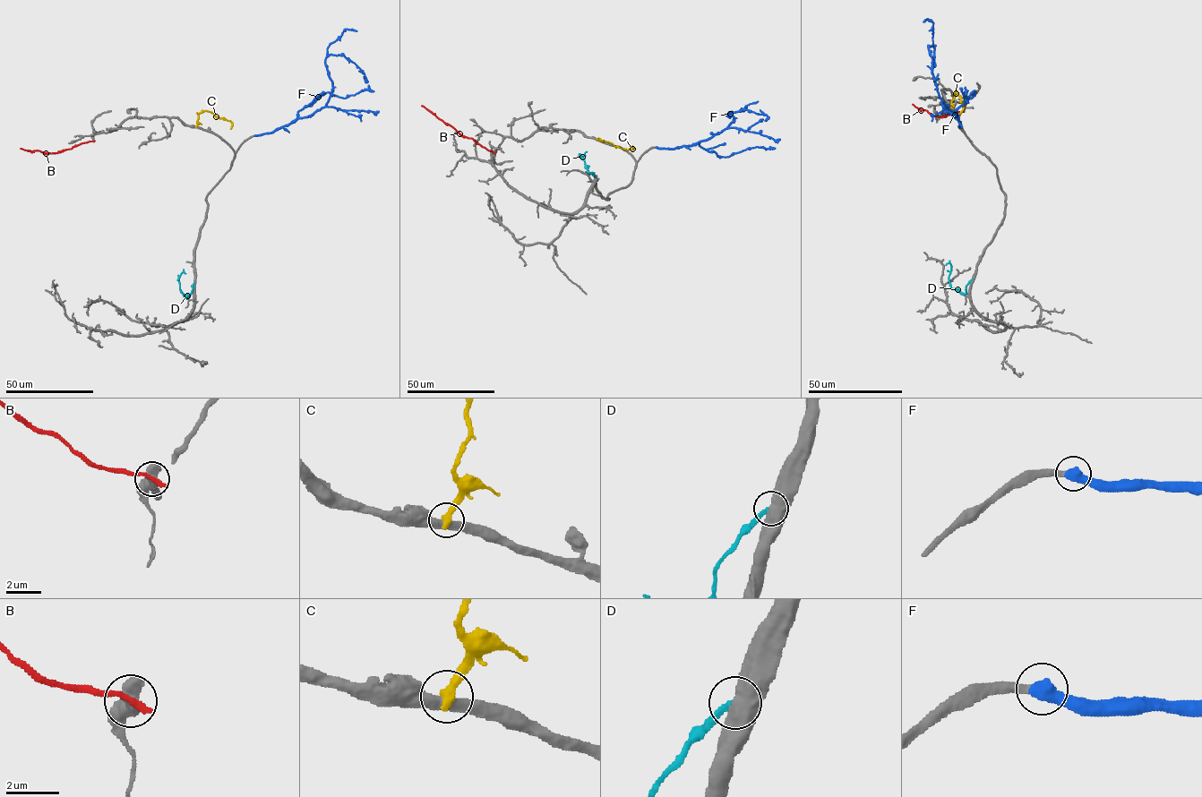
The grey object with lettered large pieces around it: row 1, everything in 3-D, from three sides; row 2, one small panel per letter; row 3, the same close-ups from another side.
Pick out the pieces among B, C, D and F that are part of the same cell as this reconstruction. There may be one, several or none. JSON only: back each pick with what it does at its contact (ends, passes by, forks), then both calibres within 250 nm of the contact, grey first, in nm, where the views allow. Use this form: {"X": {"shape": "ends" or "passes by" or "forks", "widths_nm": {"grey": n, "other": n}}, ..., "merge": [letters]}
{"merge": []}

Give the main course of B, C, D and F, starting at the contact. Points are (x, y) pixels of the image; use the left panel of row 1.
B: (93, 141), (49, 153), (21, 149)
C: (196, 126), (198, 114), (208, 111), (230, 121), (232, 124), (230, 129)
D: (193, 283), (192, 292), (186, 298), (178, 281), (181, 273), (185, 273)
F: (255, 135), (272, 132), (325, 106), (332, 87), (325, 64), (330, 55), (344, 55), (364, 76)

